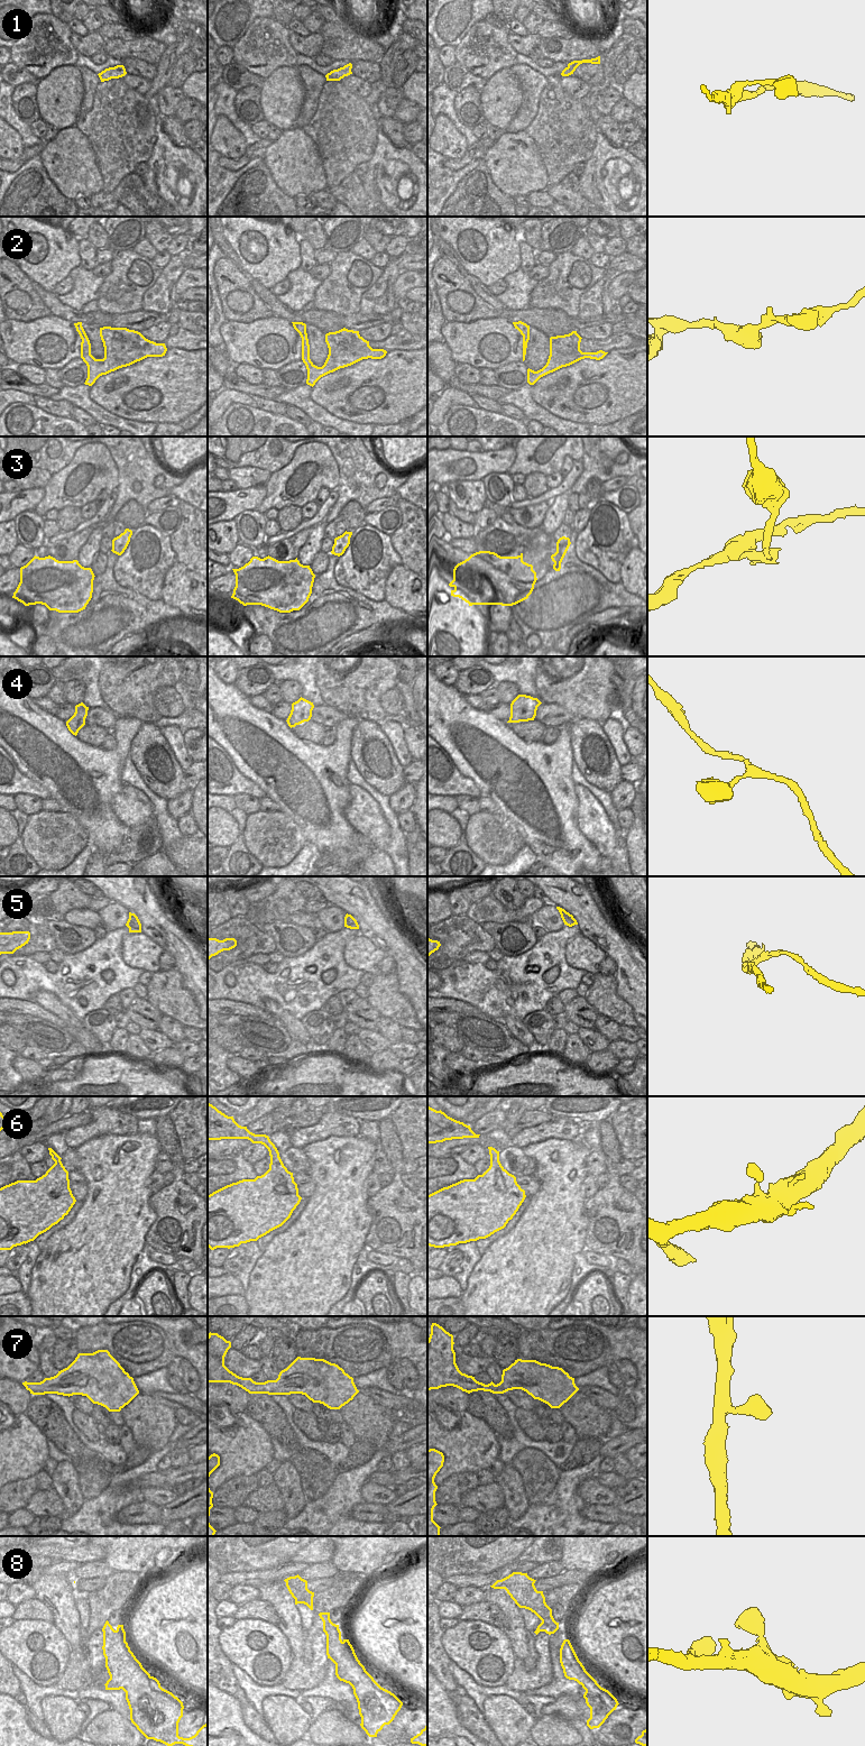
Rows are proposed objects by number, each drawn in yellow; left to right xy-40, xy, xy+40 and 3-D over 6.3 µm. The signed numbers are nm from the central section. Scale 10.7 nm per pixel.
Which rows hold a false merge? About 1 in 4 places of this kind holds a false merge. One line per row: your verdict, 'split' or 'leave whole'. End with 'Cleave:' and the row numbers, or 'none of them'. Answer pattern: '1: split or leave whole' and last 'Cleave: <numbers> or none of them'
1: leave whole
2: leave whole
3: split
4: leave whole
5: leave whole
6: leave whole
7: leave whole
8: leave whole
Cleave: 3

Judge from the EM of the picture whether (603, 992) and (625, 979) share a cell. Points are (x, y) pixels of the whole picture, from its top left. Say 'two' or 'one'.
two

